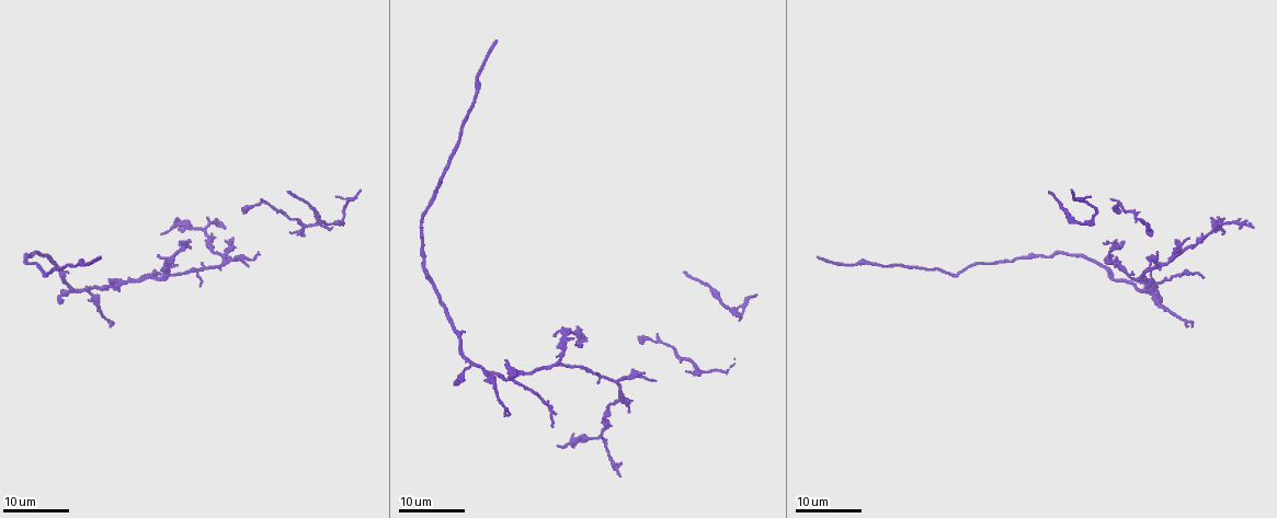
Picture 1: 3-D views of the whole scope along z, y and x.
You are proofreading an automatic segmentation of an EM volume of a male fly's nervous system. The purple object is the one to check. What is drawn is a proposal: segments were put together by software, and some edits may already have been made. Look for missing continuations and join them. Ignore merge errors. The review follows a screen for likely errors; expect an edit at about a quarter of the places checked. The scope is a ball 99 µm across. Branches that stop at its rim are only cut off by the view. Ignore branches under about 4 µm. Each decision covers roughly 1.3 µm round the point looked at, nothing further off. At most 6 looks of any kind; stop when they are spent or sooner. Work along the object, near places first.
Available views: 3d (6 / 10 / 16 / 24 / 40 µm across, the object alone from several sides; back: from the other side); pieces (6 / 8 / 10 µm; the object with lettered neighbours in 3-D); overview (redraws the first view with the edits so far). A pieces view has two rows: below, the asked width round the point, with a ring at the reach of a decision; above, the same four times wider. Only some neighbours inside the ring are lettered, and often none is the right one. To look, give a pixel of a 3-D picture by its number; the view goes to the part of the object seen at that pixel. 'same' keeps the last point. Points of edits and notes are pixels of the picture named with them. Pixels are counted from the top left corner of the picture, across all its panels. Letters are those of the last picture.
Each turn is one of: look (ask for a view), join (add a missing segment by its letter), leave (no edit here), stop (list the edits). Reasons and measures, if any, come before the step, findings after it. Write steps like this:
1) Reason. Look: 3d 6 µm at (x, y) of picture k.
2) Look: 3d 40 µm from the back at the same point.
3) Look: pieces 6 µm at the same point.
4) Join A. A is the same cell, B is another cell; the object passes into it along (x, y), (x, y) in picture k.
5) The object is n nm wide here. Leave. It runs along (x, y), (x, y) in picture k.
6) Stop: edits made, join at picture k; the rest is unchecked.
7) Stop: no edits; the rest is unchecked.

Free end. Look: 3d 16 µm at (1140, 283) of picture 1.

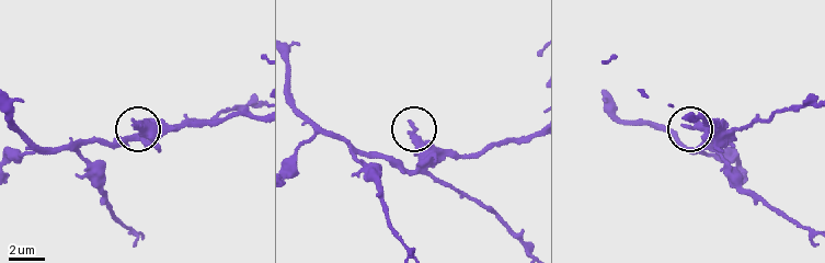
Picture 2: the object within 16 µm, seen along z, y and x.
Look: pieces 6 µm at (683, 126) of picture 2.

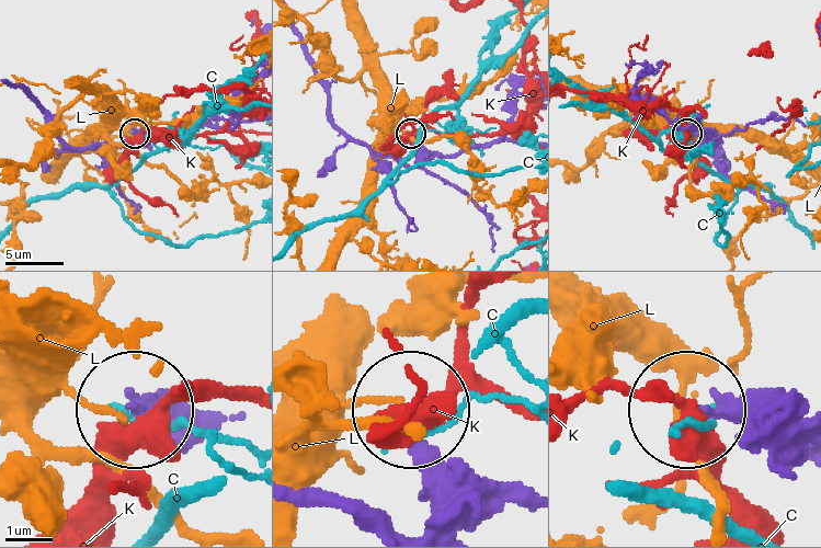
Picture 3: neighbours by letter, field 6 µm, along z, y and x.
The object is 230 nm wide here. Leave. C, K and L are other cells; none of them fits.

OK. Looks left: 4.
Look: 3d 16 µm at (1251, 226) of picture 1.

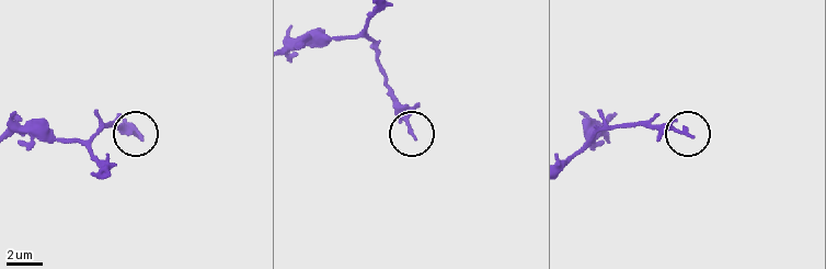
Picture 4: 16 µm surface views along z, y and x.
What lies round it. Look: pieces 10 µm at (413, 135) of picture 4.

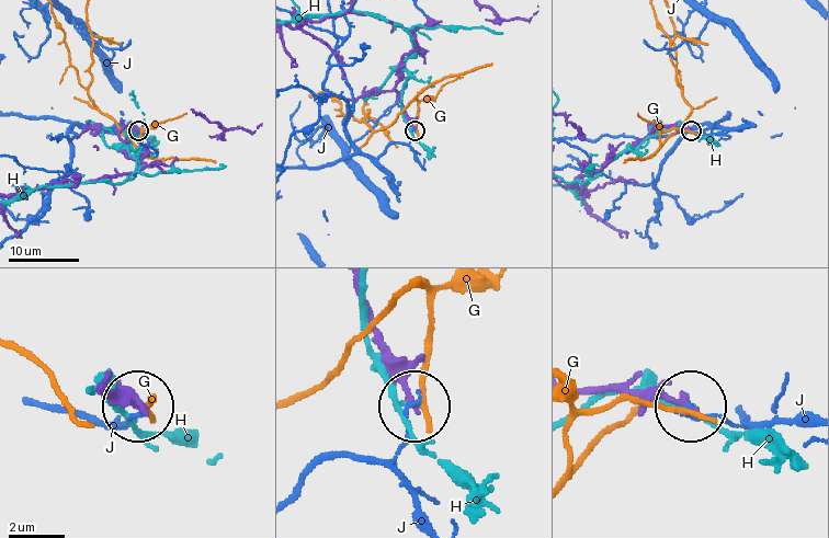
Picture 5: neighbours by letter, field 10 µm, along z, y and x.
The object is 220 nm wide here. Leave. G, H and J are other cells; it runs along (407, 27), (416, 45), (404, 57), (396, 89), (412, 129) in picture 5; no lettered segment goes on from it.

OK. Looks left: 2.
Long arm stops here. Look: 3d 24 µm at (1049, 192) of picture 1.

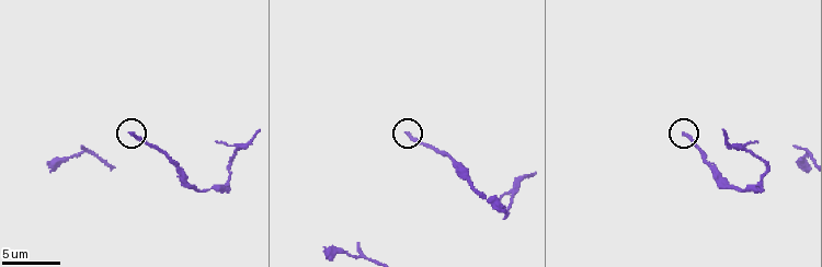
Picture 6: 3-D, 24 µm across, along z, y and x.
See the neighbours. Look: pieces 8 µm at (684, 132) of picture 6.

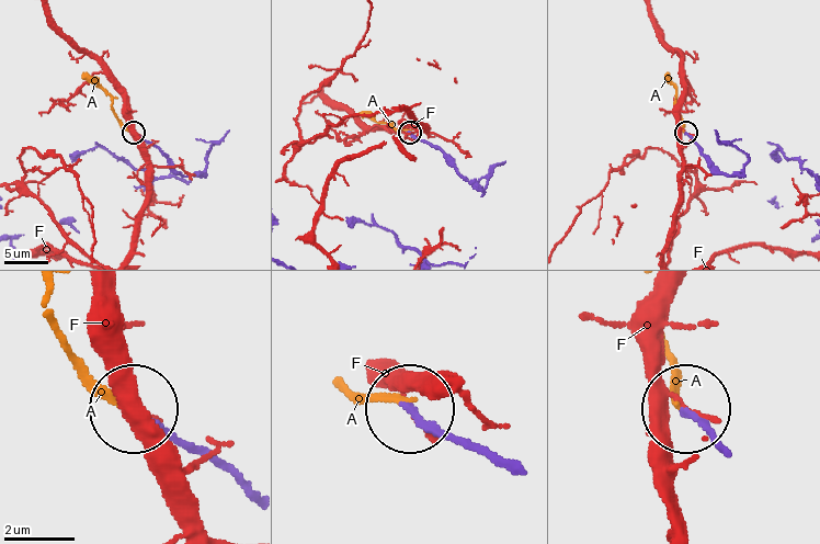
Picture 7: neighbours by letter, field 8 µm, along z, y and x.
The object is 160 nm wide here. Join A. A is the same cell, F is another cell; the object passes into it along (402, 401), (346, 386) in picture 7; the cell continues.

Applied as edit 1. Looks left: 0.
Stop: edits made, join at picture 7; the rest is unchecked.

